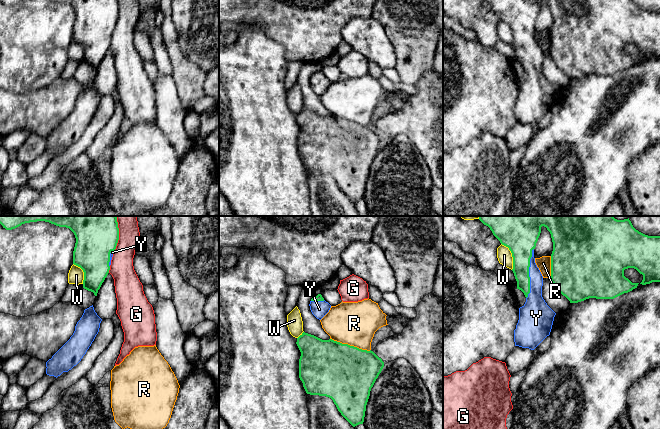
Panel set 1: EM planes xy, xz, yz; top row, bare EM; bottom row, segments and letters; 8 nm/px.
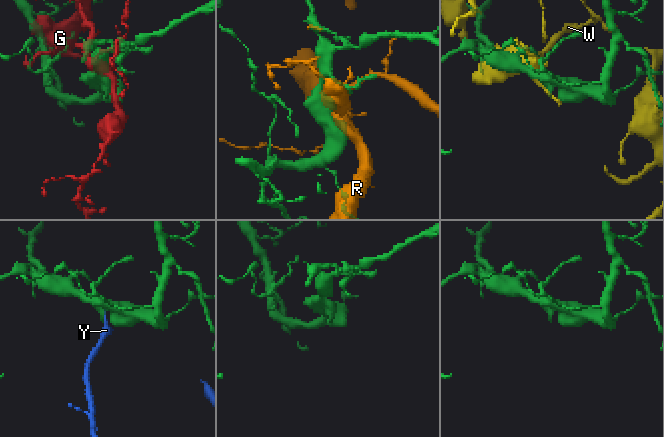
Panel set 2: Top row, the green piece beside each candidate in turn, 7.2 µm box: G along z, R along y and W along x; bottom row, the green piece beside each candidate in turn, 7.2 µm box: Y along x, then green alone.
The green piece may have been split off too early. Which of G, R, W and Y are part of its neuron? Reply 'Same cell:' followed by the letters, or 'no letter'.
Same cell: Y

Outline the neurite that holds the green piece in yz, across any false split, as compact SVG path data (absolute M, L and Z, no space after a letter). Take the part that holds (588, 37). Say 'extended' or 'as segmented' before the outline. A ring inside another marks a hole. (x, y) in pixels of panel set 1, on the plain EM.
extended; M484 0L490 4L493 11L500 17L500 19L509 24L513 33L513 49L517 57L517 65L521 66L525 73L525 80L519 84L519 96L514 106L514 118L515 122L522 124L529 124L534 126L547 112L550 111L554 93L556 89L547 81L542 73L543 52L535 39L534 25L541 9L541 3L544 2L551 10L553 18L553 27L551 30L551 58L559 66L559 68L565 72L570 79L578 79L589 74L596 75L614 75L624 69L628 69L637 64L639 59L632 59L628 54L624 52L624 46L628 44L636 45L643 51L643 56L640 60L646 61L652 58L660 58L660 12L648 12L638 6L636 6L632 0Z

